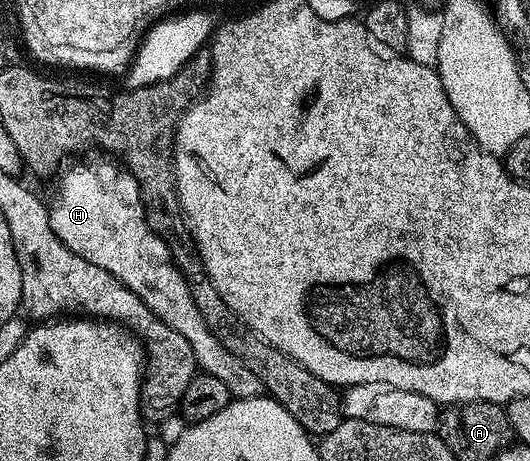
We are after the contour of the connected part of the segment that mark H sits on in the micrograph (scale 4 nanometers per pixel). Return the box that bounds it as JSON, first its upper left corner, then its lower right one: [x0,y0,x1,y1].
[49,162,262,398]

